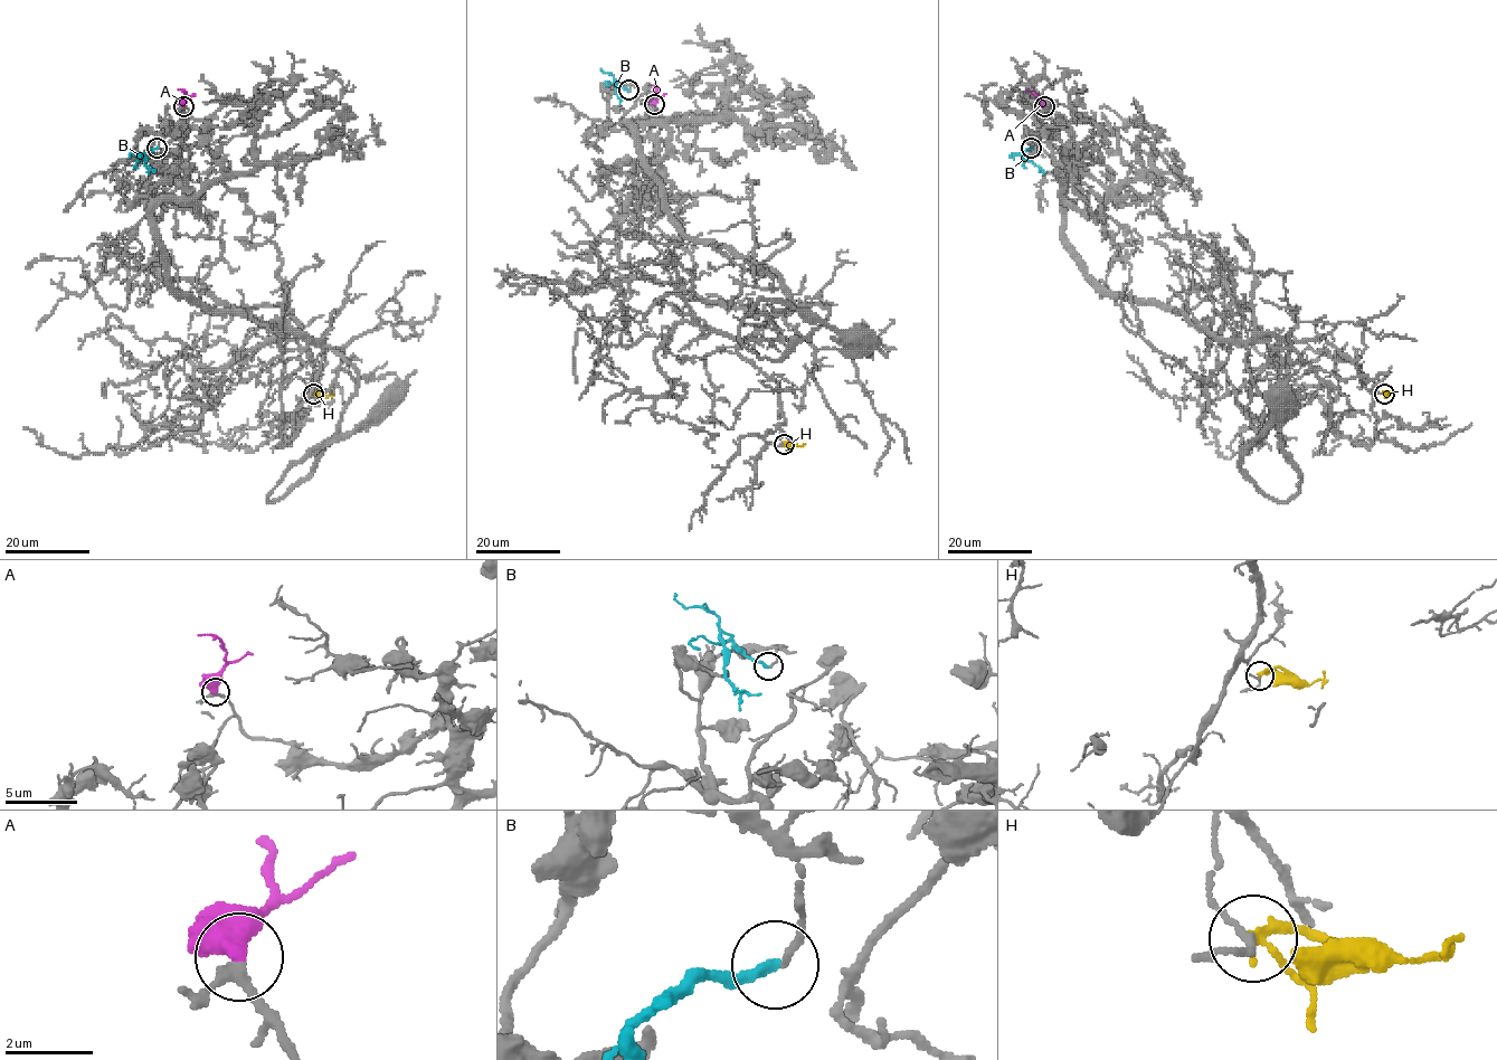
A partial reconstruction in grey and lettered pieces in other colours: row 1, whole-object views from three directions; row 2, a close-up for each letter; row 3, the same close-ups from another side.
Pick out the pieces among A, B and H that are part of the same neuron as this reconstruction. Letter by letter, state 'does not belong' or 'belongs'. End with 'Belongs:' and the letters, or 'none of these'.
A: belongs
B: does not belong
H: does not belong
Belongs: A

